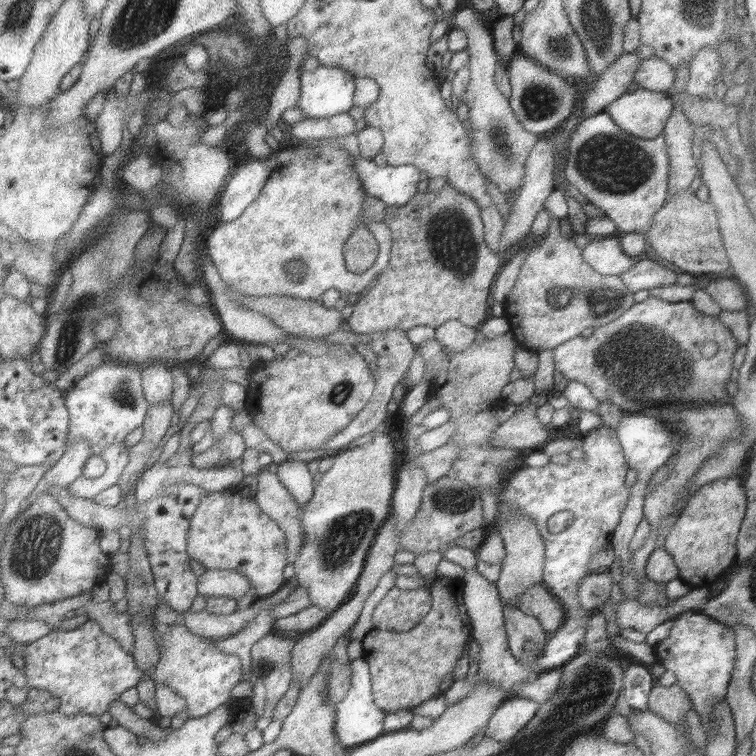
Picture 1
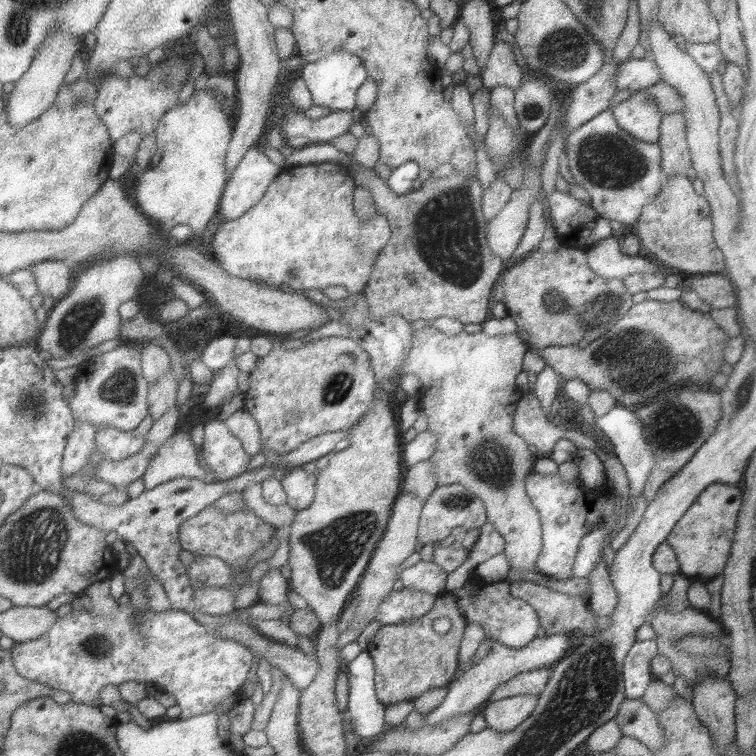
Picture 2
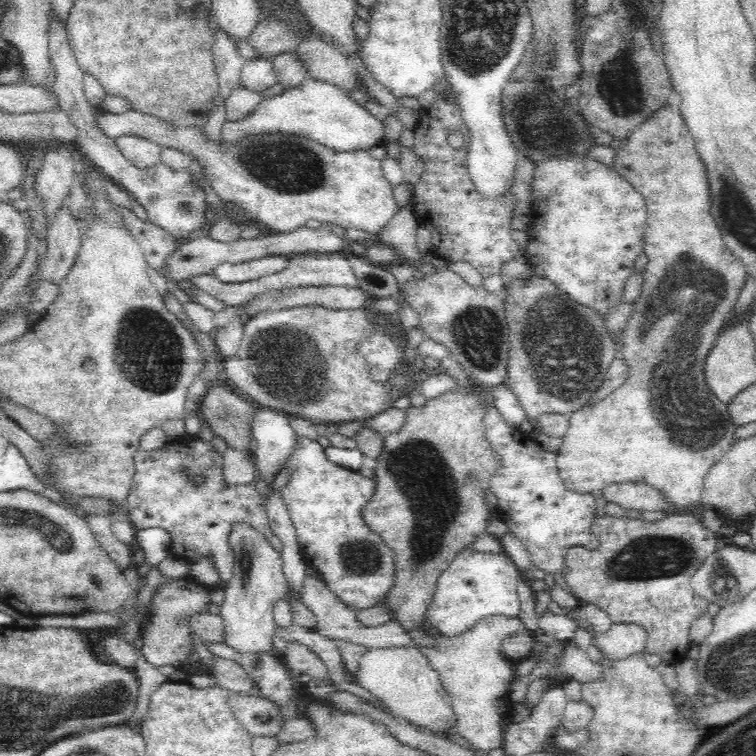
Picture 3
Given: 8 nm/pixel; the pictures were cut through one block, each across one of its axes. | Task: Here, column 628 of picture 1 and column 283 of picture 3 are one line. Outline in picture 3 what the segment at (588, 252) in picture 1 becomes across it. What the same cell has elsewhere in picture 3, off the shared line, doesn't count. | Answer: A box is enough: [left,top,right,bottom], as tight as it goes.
[212,254,290,282]

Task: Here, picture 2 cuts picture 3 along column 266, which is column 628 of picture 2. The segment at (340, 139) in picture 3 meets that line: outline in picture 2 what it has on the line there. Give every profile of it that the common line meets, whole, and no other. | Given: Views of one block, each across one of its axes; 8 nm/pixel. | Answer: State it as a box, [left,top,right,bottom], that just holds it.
[611,92,663,144]

